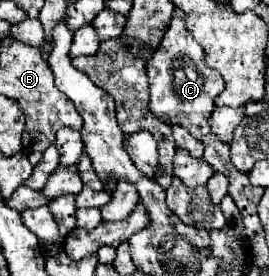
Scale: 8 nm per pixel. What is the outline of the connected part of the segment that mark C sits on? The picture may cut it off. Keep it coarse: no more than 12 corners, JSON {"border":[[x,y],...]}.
{"border":[[172,17],[146,67],[150,111],[208,135],[224,79]]}

